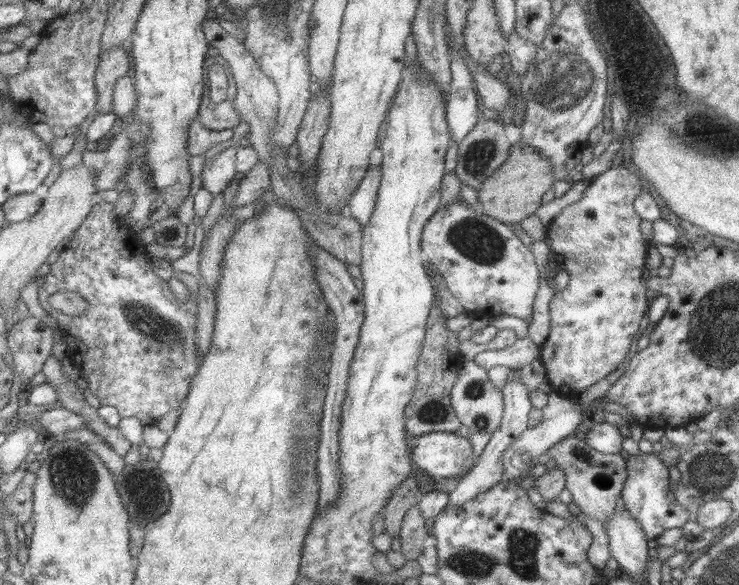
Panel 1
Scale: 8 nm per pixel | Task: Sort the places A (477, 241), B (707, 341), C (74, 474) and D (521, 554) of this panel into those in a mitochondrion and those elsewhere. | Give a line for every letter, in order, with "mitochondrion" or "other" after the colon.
A: mitochondrion
B: mitochondrion
C: mitochondrion
D: mitochondrion

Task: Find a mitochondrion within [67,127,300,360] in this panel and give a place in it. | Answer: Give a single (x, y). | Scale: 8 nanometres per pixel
(142, 320)

